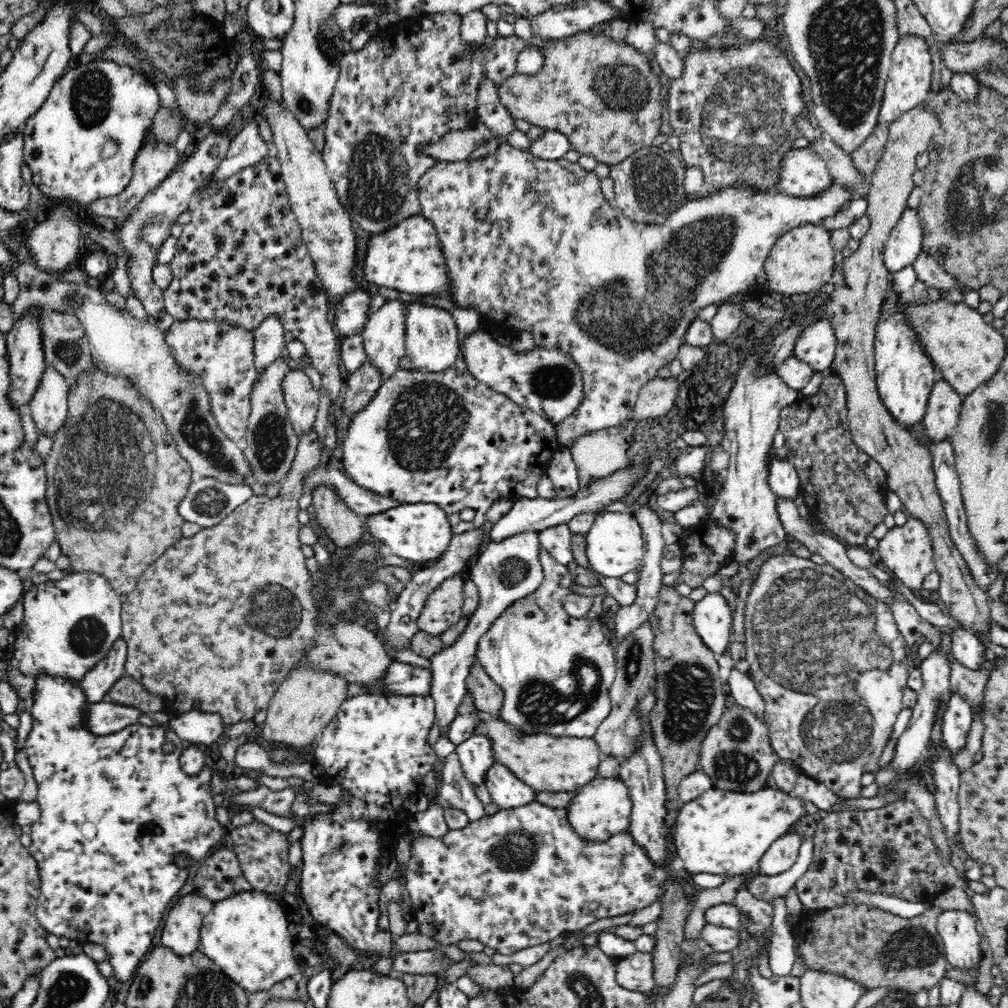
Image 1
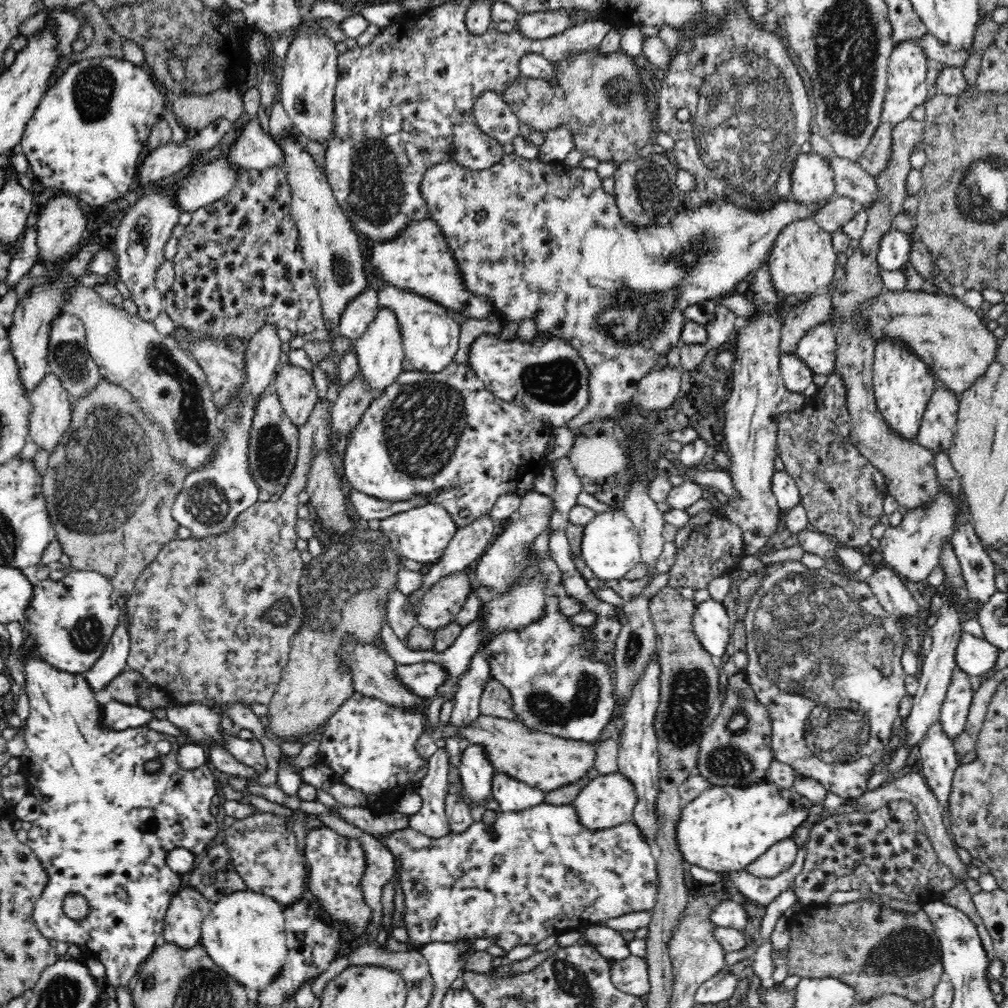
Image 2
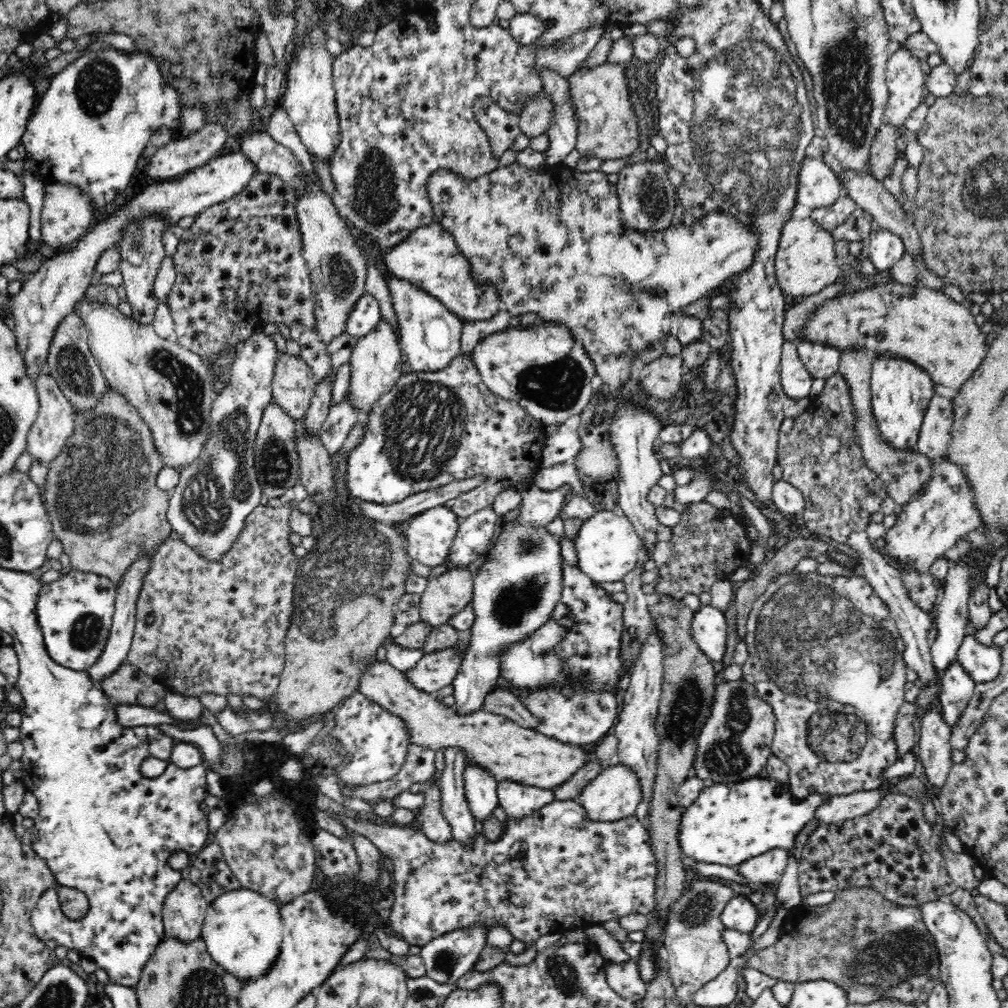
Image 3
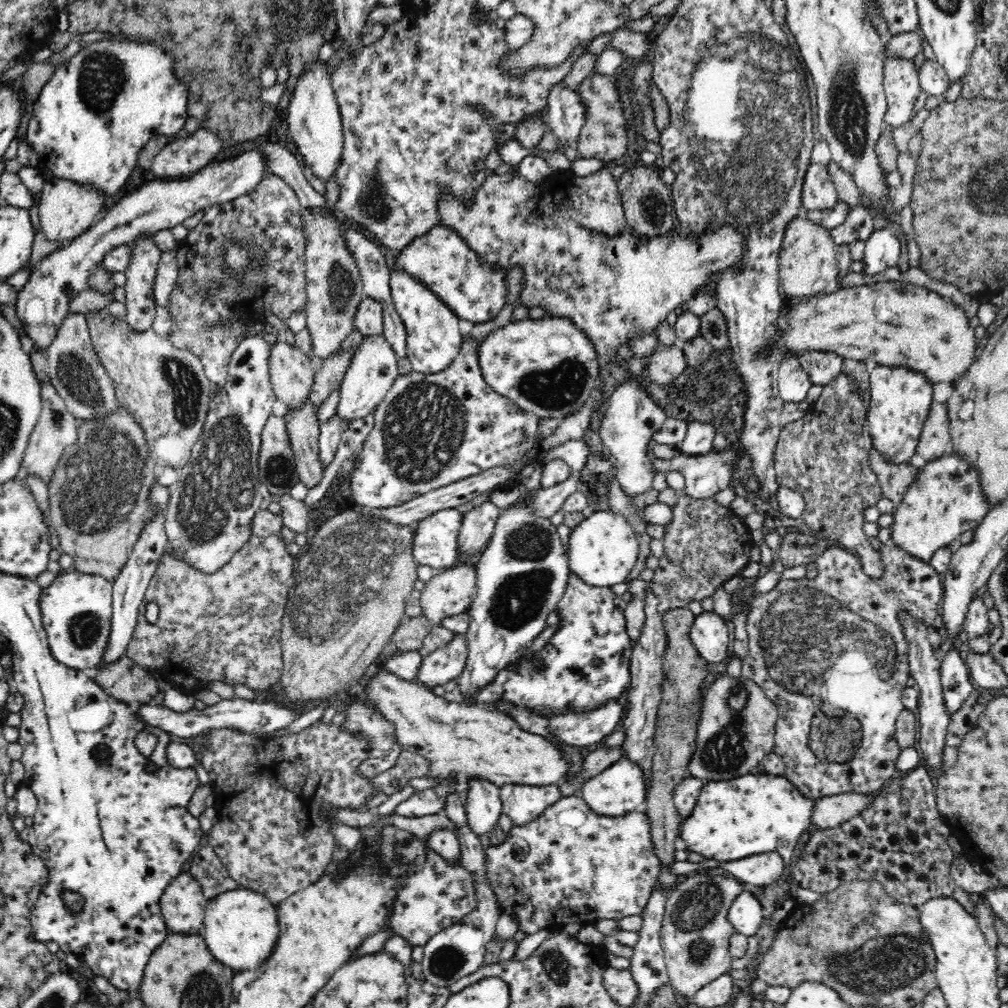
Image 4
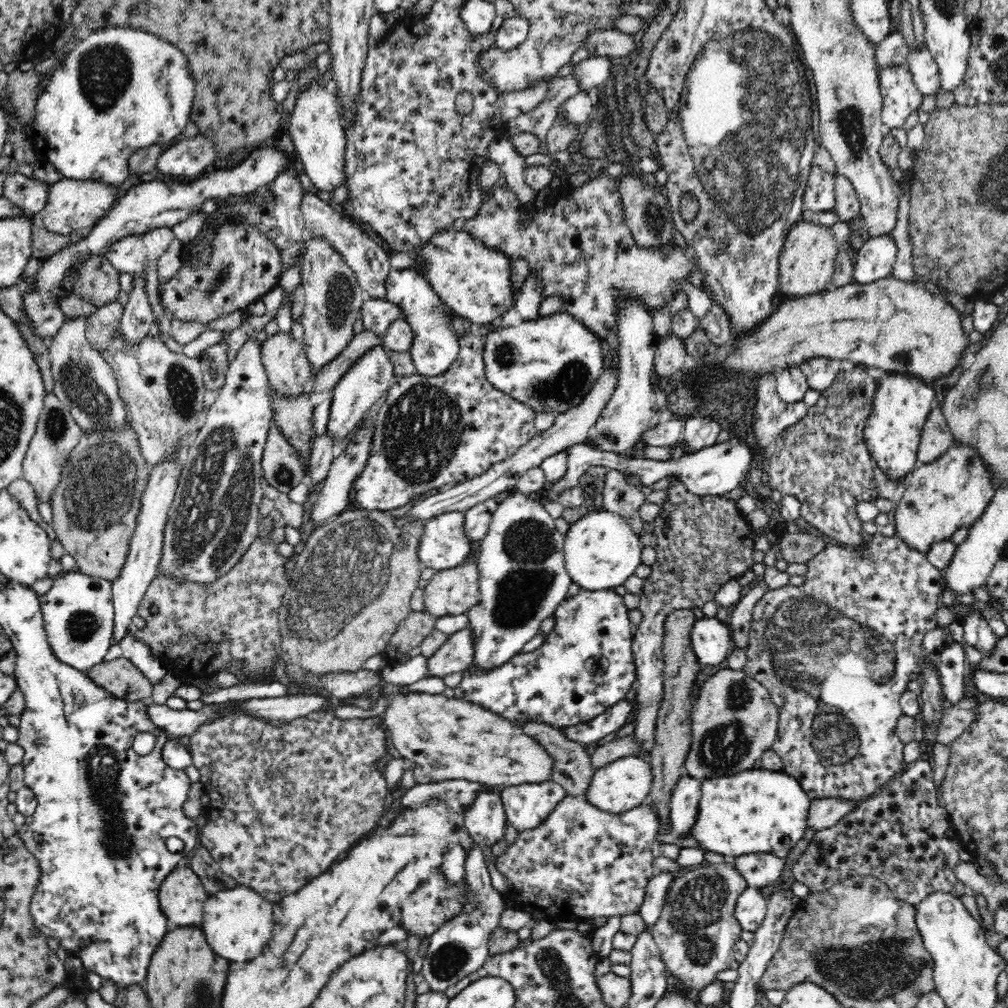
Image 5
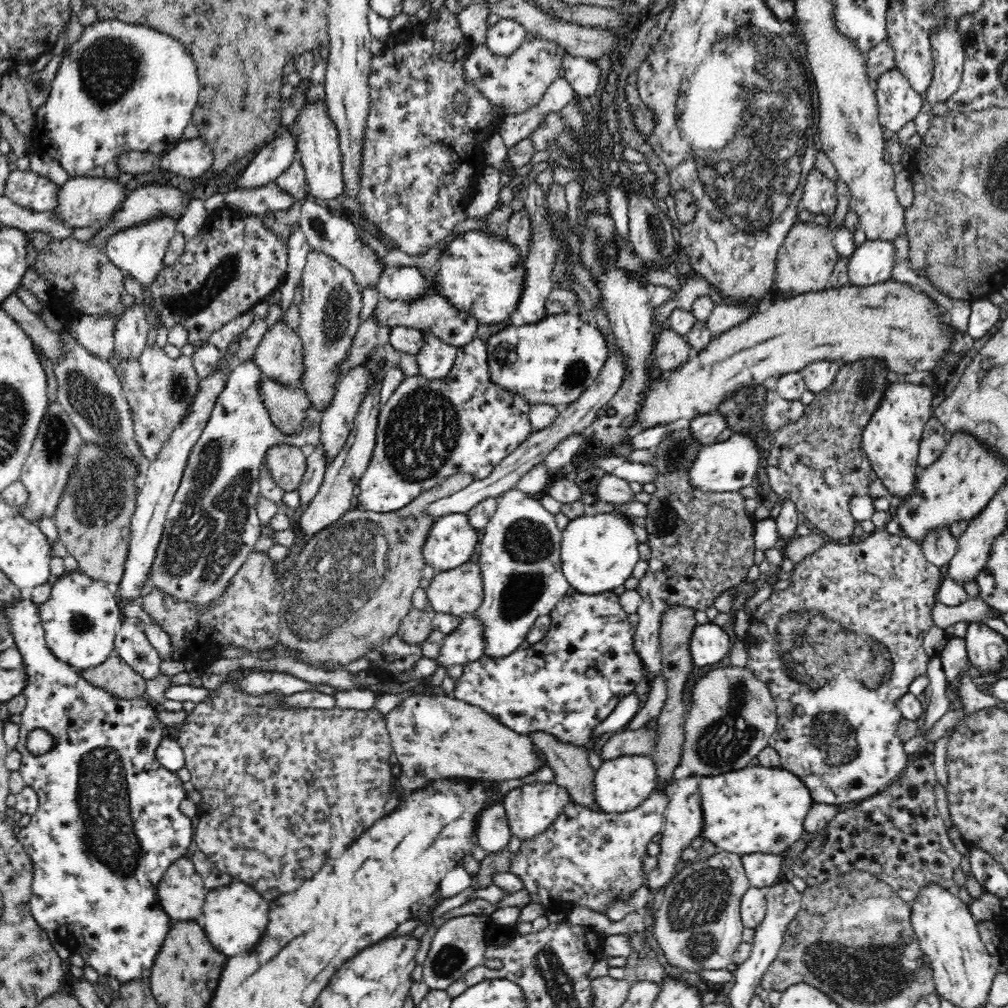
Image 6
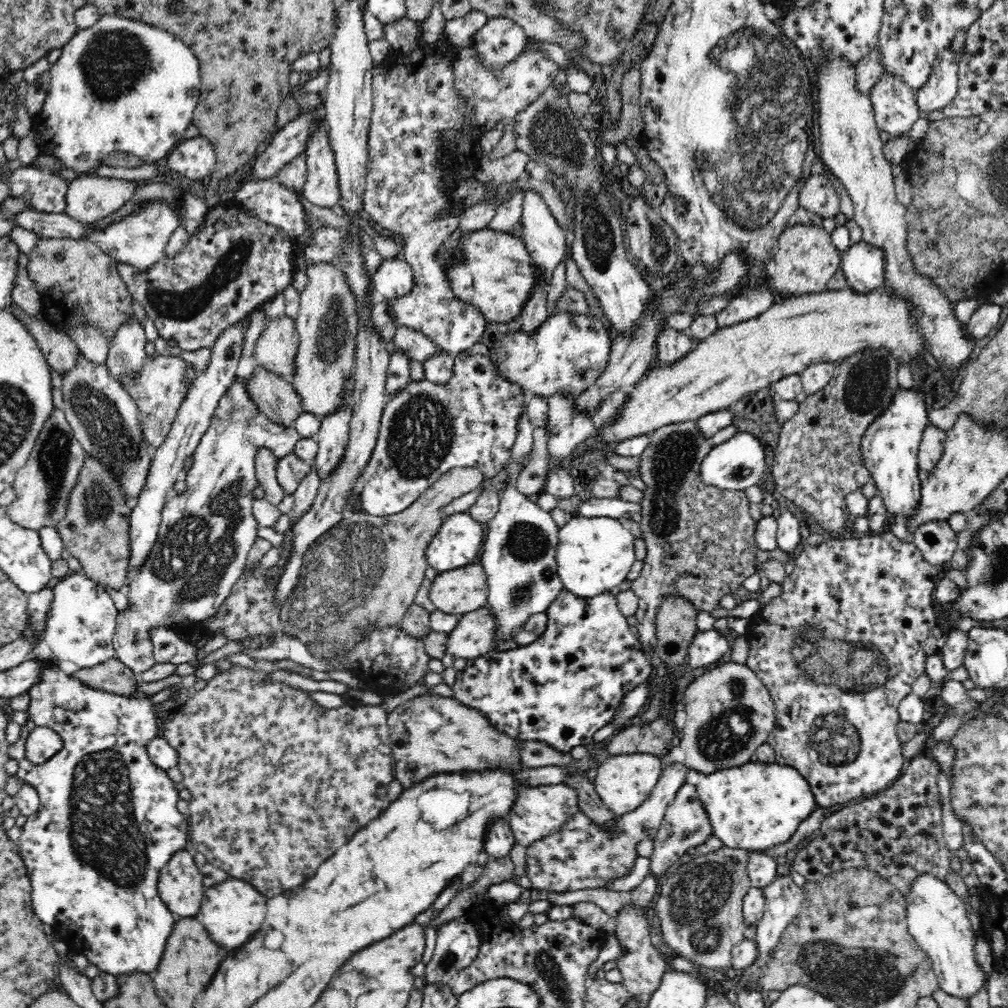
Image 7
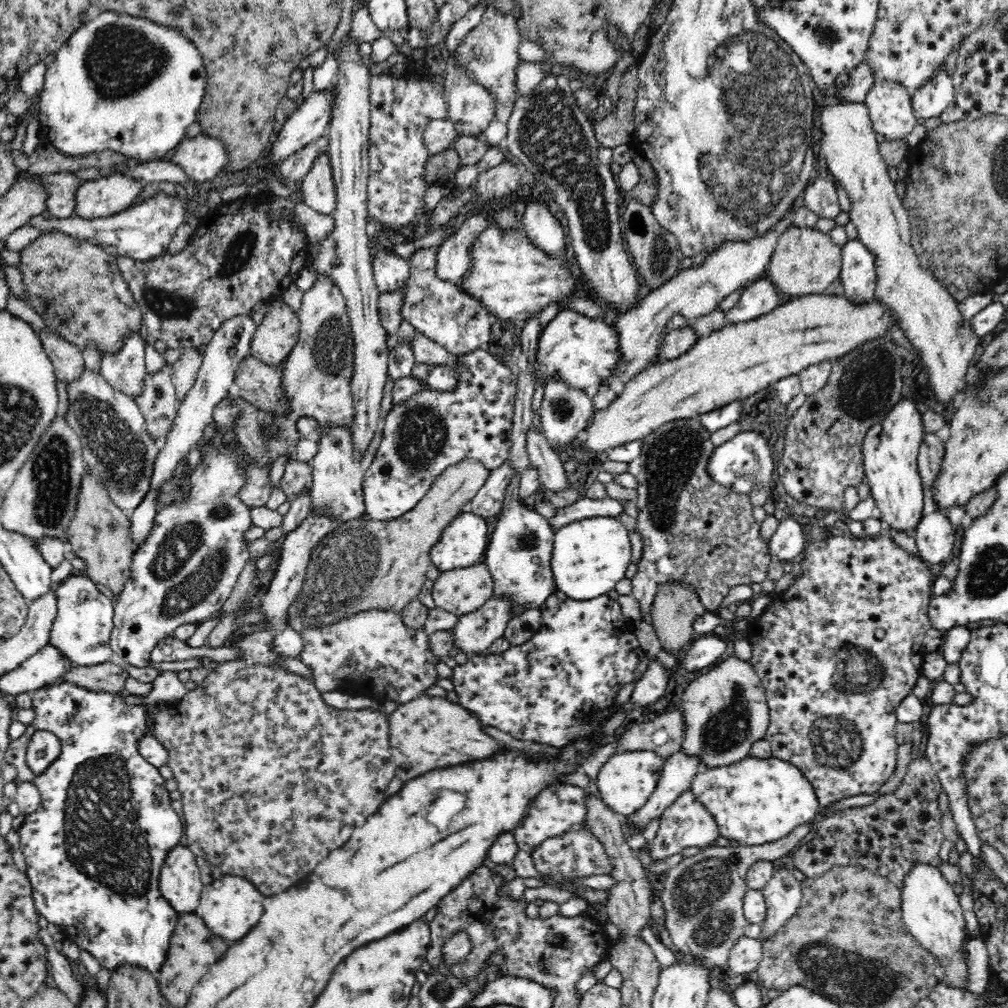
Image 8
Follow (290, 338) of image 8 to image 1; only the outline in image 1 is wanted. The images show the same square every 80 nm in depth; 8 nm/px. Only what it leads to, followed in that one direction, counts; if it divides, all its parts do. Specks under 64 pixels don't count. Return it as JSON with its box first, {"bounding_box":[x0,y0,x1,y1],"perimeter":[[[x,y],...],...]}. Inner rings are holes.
{"bounding_box":[282,369,318,433],"perimeter":[[[290,369],[282,382],[282,395],[288,409],[288,418],[295,433],[308,432],[318,412],[318,390],[303,370]]]}

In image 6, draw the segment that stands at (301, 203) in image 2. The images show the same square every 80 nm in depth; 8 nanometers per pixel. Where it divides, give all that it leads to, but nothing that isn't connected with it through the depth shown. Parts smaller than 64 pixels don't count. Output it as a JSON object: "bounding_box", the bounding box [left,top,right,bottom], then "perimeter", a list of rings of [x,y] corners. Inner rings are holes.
{"bounding_box":[297,253,362,414],"perimeter":[[[308,253],[302,273],[302,298],[299,304],[297,331],[302,341],[304,372],[299,387],[304,390],[312,414],[324,412],[331,404],[344,374],[339,366],[349,355],[352,341],[359,329],[362,293],[352,271],[324,253]]]}

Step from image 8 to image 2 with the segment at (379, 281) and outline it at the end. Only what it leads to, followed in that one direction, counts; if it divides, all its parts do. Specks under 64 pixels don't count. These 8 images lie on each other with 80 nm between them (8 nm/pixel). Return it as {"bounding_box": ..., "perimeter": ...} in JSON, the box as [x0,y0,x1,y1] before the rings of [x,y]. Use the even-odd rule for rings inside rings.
{"bounding_box":[378,284,460,373],"perimeter":[[[386,284],[378,293],[379,304],[384,309],[394,311],[398,319],[398,329],[402,333],[402,346],[406,360],[410,360],[414,370],[437,373],[445,368],[458,352],[460,325],[448,314],[444,305],[436,303],[421,294],[402,290],[393,284]]]}

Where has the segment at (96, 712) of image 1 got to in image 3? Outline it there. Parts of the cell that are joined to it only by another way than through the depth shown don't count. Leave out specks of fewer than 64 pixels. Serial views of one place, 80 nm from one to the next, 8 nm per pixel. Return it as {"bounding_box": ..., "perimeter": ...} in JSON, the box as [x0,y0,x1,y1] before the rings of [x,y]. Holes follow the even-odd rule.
{"bounding_box":[117,705,207,730],"perimeter":[[[120,705],[117,706],[118,721],[124,727],[136,726],[156,726],[172,725],[181,730],[198,730],[206,726],[207,719],[203,716],[196,721],[176,721],[168,710],[157,711],[154,707],[140,705]]]}

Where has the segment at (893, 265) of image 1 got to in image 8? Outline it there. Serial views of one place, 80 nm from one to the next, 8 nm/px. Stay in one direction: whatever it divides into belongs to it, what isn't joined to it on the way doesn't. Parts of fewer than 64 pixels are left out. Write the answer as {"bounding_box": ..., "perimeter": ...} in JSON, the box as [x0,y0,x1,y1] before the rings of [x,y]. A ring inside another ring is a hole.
{"bounding_box":[841,239,876,303],"perimeter":[[[858,239],[847,241],[841,247],[841,273],[844,297],[852,303],[869,303],[874,299],[876,271],[874,255]]]}

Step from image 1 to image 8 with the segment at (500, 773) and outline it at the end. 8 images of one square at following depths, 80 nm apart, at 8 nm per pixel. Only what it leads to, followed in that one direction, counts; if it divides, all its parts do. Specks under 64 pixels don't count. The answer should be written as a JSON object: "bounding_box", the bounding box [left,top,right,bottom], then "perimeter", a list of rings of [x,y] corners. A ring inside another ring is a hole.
{"bounding_box":[513,783,588,854],"perimeter":[[[562,783],[559,785],[554,785],[553,787],[543,790],[536,798],[535,801],[529,806],[529,811],[527,812],[527,817],[525,821],[513,832],[515,836],[519,850],[524,850],[524,852],[534,854],[534,849],[542,844],[547,838],[561,837],[570,831],[579,831],[580,829],[588,829],[585,820],[587,819],[587,806],[586,799],[588,793],[584,791],[582,787],[576,785],[571,785],[569,783]]]}

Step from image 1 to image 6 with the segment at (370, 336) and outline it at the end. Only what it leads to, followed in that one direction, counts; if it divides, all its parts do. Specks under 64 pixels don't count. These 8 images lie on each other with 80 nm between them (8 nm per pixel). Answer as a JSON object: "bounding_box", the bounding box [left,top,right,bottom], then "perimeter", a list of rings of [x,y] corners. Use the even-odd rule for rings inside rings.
{"bounding_box":[320,365,371,466],"perimeter":[[[358,365],[345,373],[336,387],[332,404],[320,416],[320,447],[324,449],[324,463],[328,466],[344,448],[352,430],[355,413],[362,402],[366,388],[371,384],[371,374],[364,365]]]}

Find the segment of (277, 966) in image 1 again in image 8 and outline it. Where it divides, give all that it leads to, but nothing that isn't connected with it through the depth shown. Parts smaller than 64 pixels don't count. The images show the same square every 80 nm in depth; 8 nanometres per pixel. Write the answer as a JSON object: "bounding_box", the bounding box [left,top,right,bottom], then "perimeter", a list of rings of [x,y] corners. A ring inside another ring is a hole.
{"bounding_box":[195,874,264,942],"perimeter":[[[223,874],[218,880],[204,885],[195,912],[216,936],[236,942],[258,924],[264,910],[264,896],[249,880]]]}

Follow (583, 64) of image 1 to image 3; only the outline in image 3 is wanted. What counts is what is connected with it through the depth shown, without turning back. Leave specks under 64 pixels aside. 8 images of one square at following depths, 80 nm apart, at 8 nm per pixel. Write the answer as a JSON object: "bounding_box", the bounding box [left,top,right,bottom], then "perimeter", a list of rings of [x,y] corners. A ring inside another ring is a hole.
{"bounding_box":[519,63,638,161],"perimeter":[[[604,63],[593,69],[576,70],[568,78],[572,103],[576,109],[579,128],[577,146],[580,156],[600,161],[618,160],[630,156],[638,148],[638,124],[626,89],[623,65]],[[549,92],[540,100],[526,103],[526,108],[520,112],[519,130],[528,139],[546,134],[552,125],[554,117],[553,103],[549,100]]]}

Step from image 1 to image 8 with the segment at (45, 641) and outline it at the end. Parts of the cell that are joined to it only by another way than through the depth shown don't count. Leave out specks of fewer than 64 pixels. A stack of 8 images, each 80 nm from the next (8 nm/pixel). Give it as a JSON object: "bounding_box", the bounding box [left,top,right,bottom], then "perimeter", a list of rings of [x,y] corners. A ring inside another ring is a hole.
{"bounding_box":[50,575,114,666],"perimeter":[[[70,575],[68,579],[56,585],[54,594],[57,597],[58,612],[52,624],[50,644],[79,666],[110,662],[113,655],[109,641],[113,630],[114,599],[96,590],[95,583],[87,576],[76,575]]]}

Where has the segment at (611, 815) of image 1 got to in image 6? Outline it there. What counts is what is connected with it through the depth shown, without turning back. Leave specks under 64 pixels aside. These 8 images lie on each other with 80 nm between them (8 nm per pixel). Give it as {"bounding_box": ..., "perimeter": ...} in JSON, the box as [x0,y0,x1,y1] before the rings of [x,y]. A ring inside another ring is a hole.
{"bounding_box":[594,755,657,813],"perimeter":[[[624,755],[604,761],[594,777],[594,796],[604,813],[625,813],[634,810],[657,786],[657,770],[650,755]]]}

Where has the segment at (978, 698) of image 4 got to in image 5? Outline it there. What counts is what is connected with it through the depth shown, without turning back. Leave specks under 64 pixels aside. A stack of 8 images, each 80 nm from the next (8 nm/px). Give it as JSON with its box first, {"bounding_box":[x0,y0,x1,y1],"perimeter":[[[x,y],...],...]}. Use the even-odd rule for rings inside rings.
{"bounding_box":[934,698,978,744],"perimeter":[[[963,698],[960,702],[953,704],[942,718],[941,724],[938,726],[936,734],[934,734],[934,742],[940,744],[950,744],[954,738],[958,738],[965,729],[970,727],[978,715],[978,699]]]}

